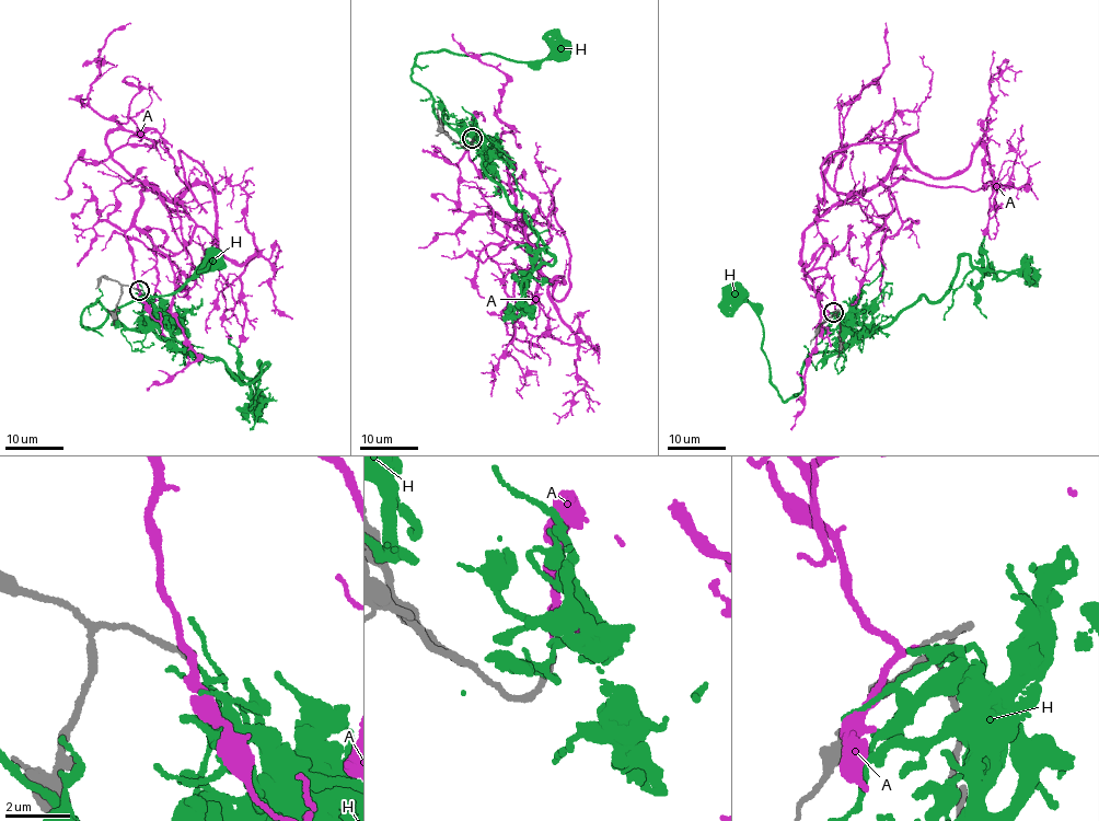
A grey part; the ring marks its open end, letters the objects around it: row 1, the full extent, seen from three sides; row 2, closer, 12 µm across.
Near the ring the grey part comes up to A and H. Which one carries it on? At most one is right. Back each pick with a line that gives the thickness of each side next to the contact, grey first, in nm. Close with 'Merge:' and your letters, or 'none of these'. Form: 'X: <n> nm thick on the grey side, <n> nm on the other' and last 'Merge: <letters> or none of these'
A: 170 nm thick on the grey side, 170 nm on the other
Merge: A

